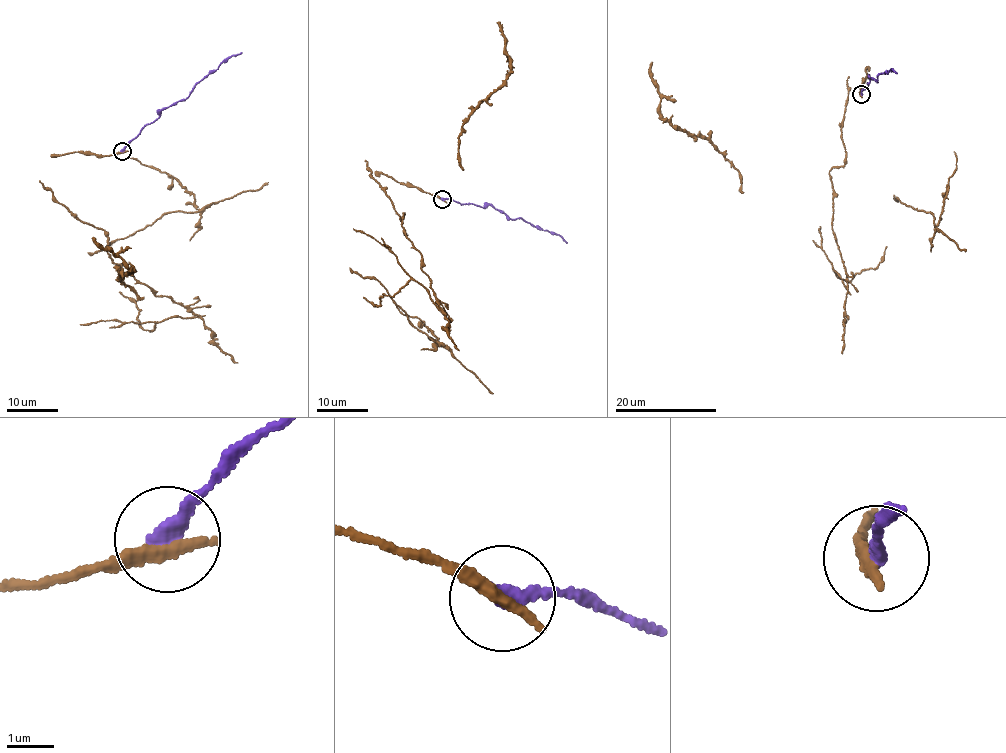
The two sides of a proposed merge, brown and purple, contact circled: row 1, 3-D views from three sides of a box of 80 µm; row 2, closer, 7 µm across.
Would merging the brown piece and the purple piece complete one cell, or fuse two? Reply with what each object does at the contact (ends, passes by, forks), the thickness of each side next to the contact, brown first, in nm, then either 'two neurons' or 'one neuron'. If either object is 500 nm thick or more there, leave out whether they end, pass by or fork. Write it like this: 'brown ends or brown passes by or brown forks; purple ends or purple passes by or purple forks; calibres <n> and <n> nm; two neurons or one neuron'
brown ends; purple ends; calibres 320 and 320 nm; two neurons

